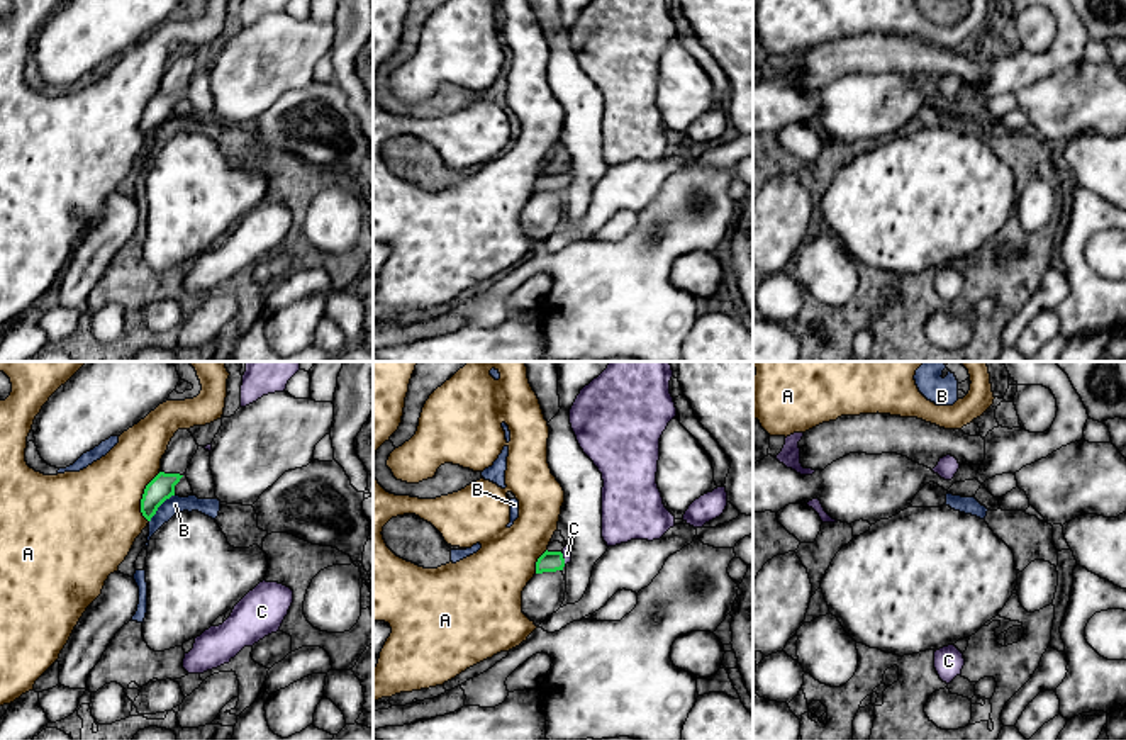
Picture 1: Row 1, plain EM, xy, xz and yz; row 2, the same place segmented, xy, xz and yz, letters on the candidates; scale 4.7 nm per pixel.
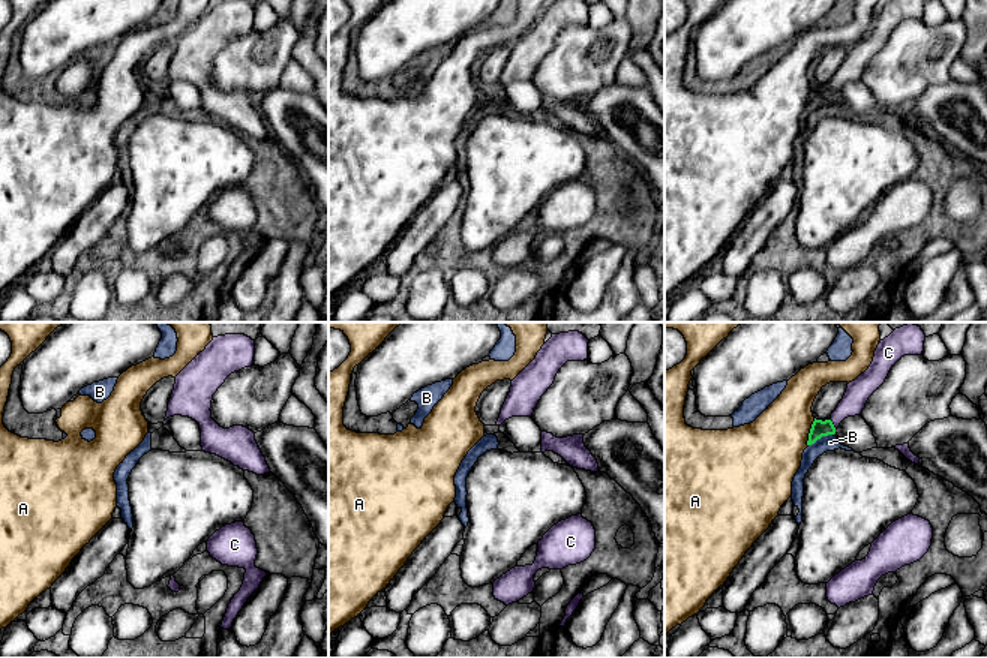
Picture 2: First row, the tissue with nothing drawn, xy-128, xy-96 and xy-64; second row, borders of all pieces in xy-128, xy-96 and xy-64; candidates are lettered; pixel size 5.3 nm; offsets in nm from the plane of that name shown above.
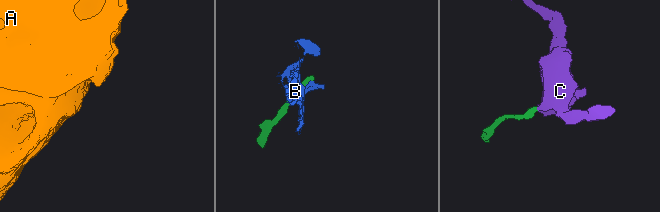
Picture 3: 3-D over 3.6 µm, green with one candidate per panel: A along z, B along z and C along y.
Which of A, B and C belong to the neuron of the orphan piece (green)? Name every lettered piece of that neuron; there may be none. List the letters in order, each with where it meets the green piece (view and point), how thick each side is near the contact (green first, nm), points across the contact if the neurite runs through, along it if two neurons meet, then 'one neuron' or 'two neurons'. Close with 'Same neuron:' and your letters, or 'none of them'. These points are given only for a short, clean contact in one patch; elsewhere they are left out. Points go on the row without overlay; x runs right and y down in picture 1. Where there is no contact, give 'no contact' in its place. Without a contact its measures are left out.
A: xy (143, 117) | 120/460 nm | two neurons
B: xy (158, 126) | 120/90 nm | along xy (173, 114), (158, 128), (150, 141) | two neurons
C: xz (563, 179) | 100/50 nm | across xz (550, 180), (563, 179), (567, 173) | one neuron
Same neuron: C

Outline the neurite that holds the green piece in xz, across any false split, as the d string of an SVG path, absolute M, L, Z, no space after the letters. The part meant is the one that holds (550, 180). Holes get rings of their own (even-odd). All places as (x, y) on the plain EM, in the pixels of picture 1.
M565 166L561 171L544 171L536 182L536 193L563 190L571 182L571 170Z

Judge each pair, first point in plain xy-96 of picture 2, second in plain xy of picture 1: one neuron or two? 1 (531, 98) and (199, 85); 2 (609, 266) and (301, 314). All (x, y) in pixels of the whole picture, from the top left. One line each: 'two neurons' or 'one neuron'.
1: one neuron
2: one neuron

